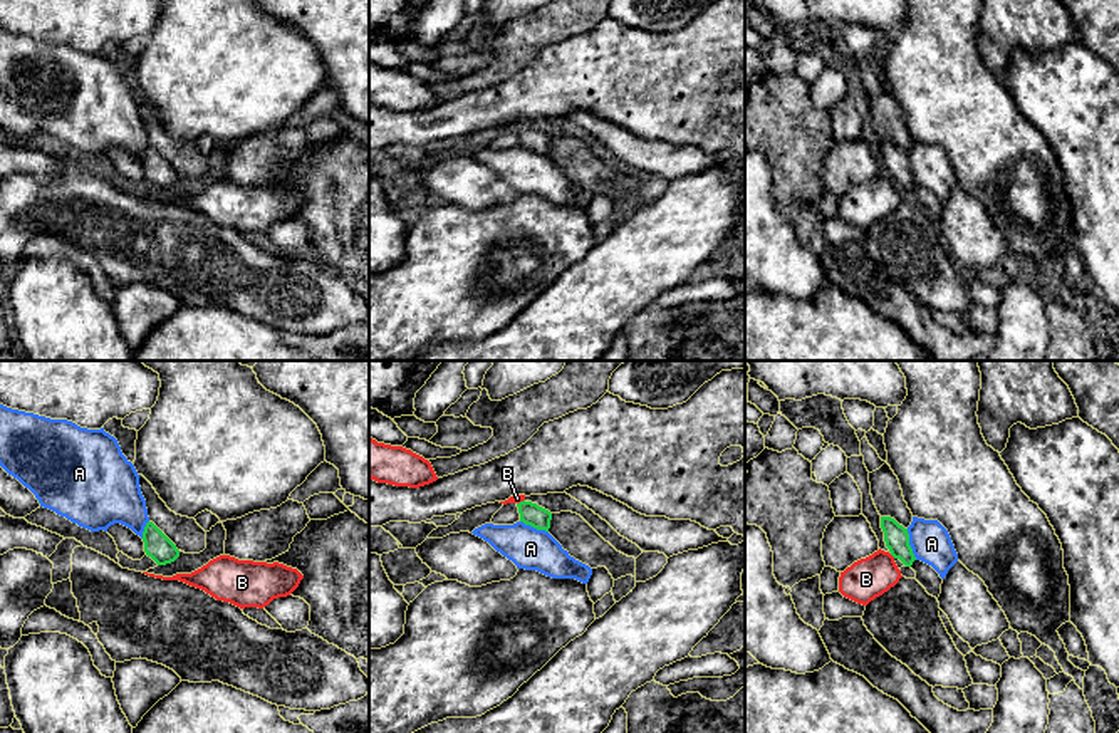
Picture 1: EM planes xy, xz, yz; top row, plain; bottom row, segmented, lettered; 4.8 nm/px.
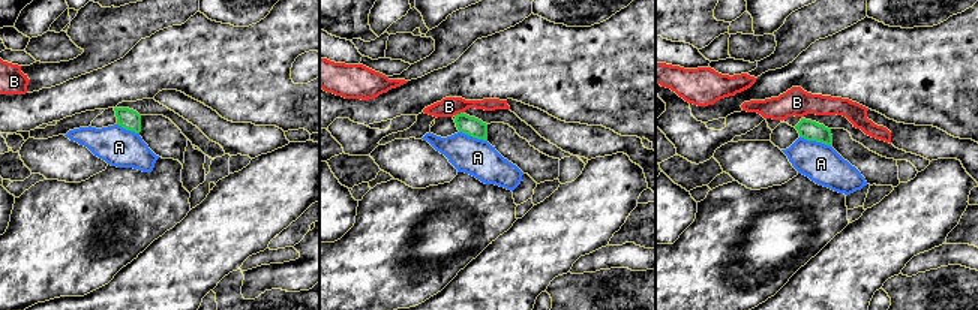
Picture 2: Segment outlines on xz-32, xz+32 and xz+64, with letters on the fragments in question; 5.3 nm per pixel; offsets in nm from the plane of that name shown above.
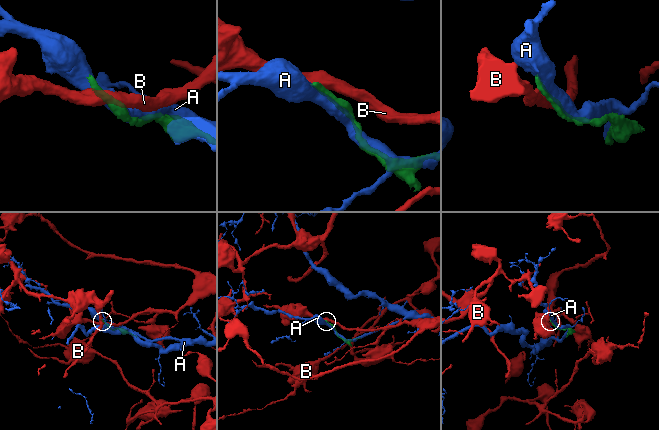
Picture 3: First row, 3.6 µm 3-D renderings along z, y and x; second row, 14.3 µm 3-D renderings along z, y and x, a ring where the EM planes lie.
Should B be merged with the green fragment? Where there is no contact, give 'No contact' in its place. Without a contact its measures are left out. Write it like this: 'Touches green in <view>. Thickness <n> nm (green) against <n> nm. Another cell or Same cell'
Touches green in yz. Thickness 120 nm (green) against 200 nm. Another cell

